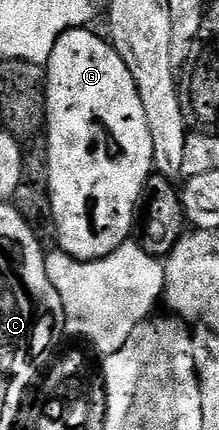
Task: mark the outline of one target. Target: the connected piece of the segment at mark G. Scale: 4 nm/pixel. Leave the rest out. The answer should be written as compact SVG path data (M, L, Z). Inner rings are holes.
M89 27L67 30L55 43L55 51L51 51L51 59L44 66L49 213L57 228L60 252L76 261L97 261L130 240L141 192L154 172L151 127L147 127L147 111L143 111L135 79L131 79L127 63L123 63L108 40L91 30Z

